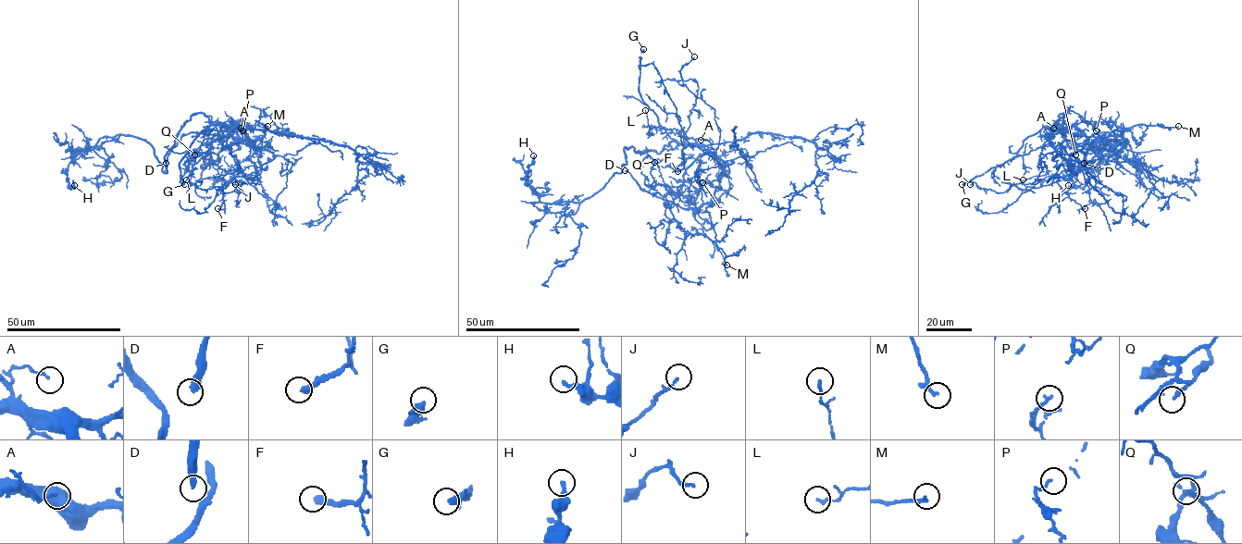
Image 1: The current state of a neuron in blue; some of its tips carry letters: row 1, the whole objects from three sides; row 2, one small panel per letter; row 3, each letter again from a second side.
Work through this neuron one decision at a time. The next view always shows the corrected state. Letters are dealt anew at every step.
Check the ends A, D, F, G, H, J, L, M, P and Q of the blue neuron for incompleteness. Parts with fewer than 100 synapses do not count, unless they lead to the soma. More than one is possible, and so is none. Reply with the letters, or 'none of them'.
G

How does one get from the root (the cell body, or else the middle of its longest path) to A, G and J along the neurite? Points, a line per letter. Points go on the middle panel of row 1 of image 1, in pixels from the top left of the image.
A: (663, 148), (673, 141), (688, 144), (694, 142), (696, 138), (701, 140)
G: (663, 148), (674, 140), (659, 124), (658, 116), (644, 103), (639, 91), (639, 56), (643, 49)
J: (663, 148), (698, 143), (733, 162), (714, 158), (714, 109), (680, 77), (694, 56)

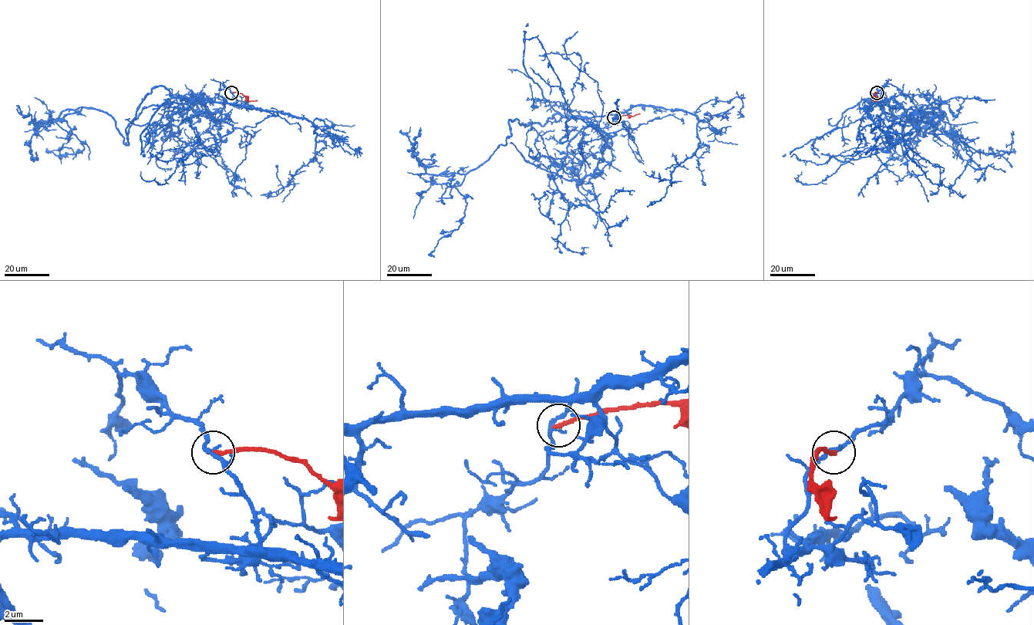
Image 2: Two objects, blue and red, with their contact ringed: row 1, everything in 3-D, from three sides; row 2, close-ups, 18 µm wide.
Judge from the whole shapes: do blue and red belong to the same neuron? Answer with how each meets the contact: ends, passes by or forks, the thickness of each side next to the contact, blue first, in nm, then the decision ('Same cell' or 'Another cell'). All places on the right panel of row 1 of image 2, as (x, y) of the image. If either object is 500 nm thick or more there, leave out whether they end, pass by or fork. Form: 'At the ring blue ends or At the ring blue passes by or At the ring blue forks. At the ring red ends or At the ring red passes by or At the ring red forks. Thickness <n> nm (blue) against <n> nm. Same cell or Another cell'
At the ring blue passes by. At the ring red ends. Thickness 200 nm (blue) against 240 nm. Another cell

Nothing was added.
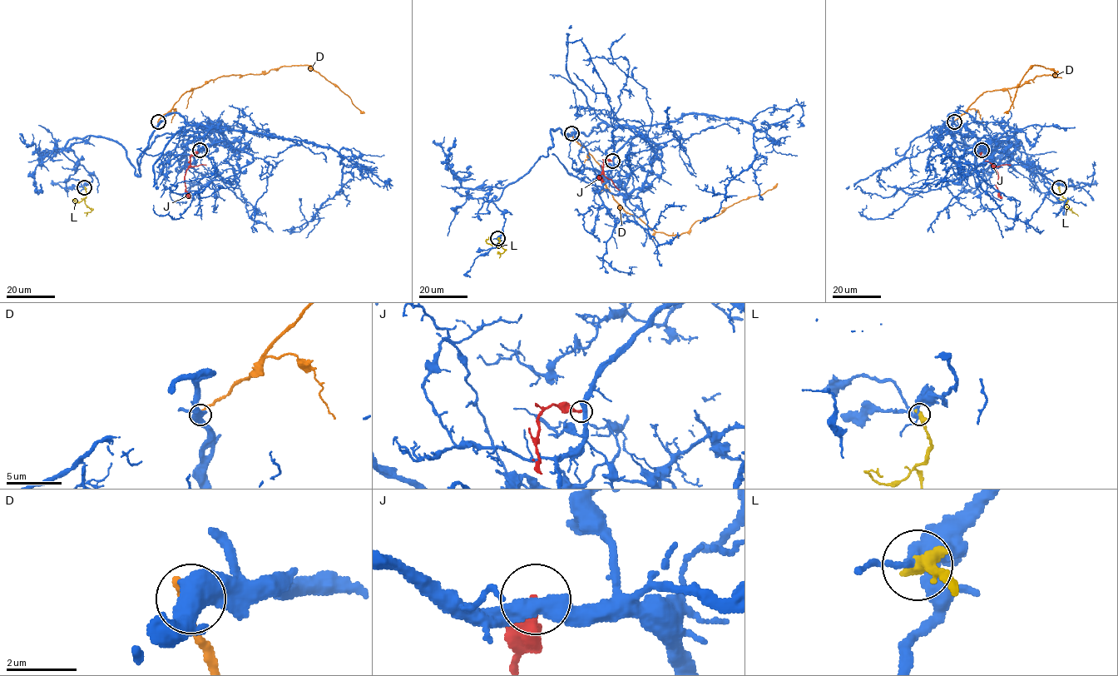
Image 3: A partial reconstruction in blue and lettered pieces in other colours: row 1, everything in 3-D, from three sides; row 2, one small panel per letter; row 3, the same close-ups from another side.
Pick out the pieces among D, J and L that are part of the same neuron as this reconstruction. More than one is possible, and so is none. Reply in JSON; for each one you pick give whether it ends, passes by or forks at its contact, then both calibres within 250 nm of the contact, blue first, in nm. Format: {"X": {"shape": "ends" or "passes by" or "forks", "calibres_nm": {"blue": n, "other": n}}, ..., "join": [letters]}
{"join": []}

